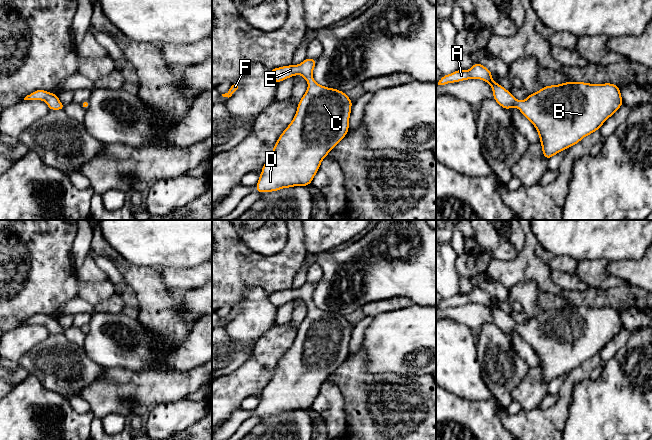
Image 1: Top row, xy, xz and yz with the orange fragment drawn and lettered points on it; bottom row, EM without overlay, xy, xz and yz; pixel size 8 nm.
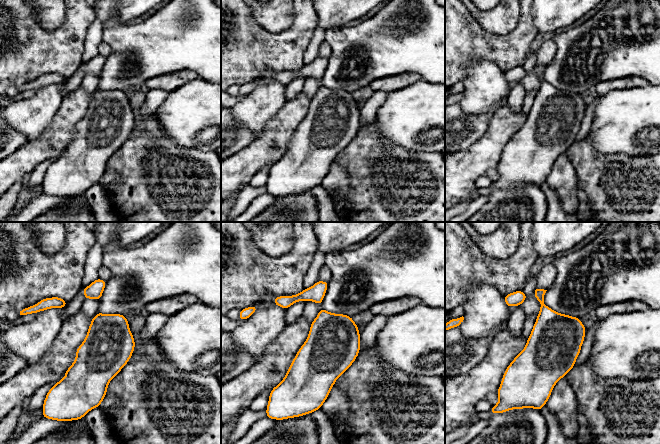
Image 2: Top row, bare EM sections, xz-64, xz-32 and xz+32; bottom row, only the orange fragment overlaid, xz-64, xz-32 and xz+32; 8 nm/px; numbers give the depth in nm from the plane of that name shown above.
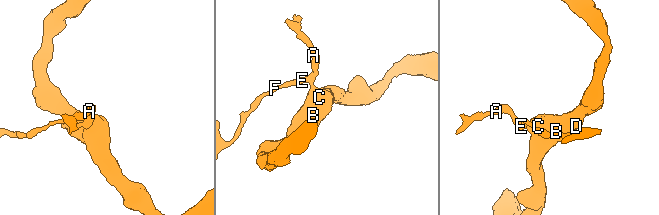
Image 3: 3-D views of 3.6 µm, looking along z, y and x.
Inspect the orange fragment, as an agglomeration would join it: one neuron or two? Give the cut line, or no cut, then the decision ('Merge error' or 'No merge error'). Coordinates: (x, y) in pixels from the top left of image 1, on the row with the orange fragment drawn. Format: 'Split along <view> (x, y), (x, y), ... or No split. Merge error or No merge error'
No split. No merge error

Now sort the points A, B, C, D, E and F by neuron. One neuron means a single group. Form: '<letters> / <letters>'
A B C D E F

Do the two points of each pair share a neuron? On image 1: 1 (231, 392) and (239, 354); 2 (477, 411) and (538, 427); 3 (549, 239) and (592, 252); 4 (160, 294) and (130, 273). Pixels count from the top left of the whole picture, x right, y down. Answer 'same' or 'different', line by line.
1: different
2: different
3: same
4: same

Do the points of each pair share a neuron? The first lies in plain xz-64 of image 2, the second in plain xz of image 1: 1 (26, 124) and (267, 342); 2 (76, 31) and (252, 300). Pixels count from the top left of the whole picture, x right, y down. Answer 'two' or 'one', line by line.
1: two
2: two

